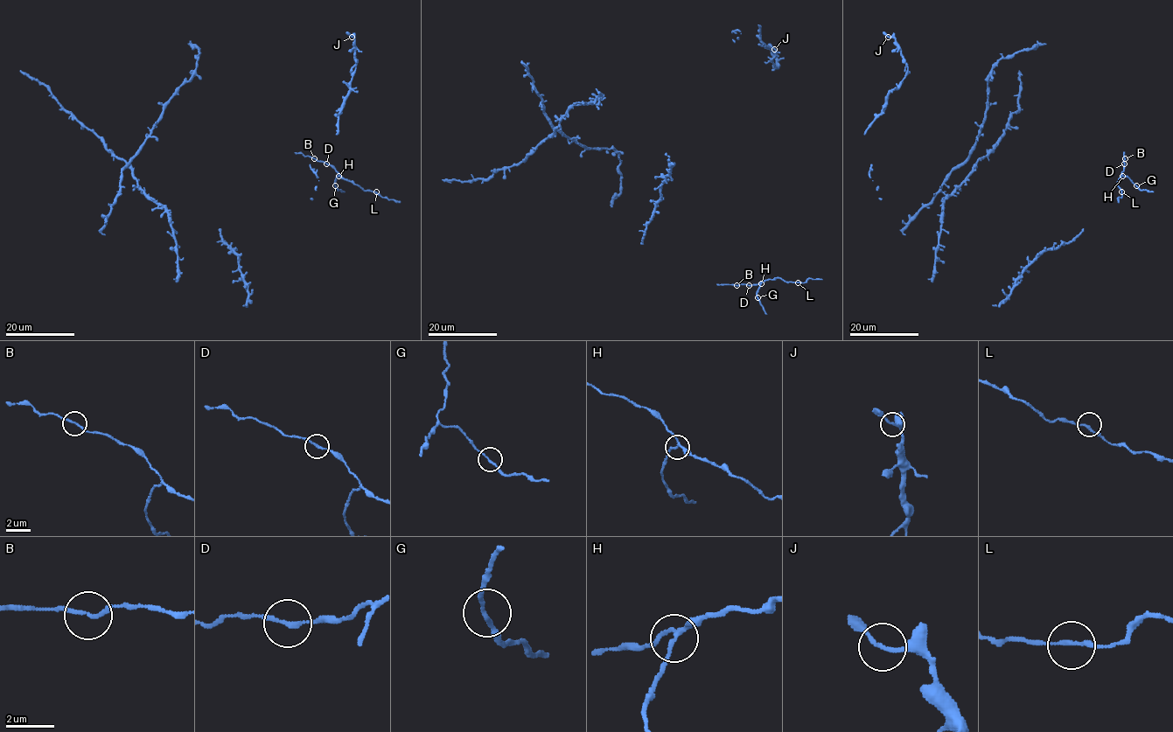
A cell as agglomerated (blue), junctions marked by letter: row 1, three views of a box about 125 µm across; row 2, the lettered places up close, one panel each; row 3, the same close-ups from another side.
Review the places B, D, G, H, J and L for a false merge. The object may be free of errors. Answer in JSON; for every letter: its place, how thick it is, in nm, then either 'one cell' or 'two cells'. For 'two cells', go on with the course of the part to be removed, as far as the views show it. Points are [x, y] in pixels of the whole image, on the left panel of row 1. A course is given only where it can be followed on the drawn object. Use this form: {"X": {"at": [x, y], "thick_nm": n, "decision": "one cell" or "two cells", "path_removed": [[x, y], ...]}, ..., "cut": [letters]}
{"B": {"at": [314, 158], "thick_nm": 170, "decision": "one cell"}, "D": {"at": [326, 163], "thick_nm": 180, "decision": "one cell"}, "G": {"at": [335, 185], "thick_nm": 150, "decision": "one cell"}, "H": {"at": [338, 176], "thick_nm": 160, "decision": "one cell"}, "J": {"at": [352, 37], "thick_nm": 160, "decision": "one cell"}, "L": {"at": [376, 191], "thick_nm": 160, "decision": "one cell"}, "cut": []}

